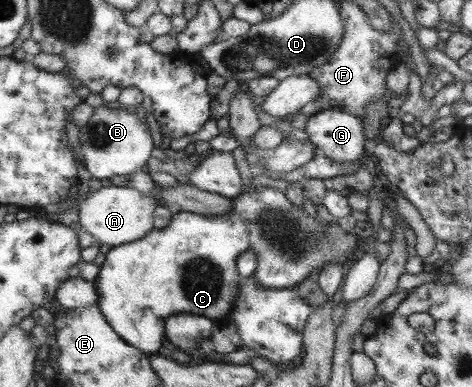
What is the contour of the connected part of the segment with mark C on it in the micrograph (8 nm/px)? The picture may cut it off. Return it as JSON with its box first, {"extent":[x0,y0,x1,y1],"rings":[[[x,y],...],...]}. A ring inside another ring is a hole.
{"extent":[92,186,358,355],"rings":[[[257,186],[251,189],[251,191],[239,193],[237,197],[231,199],[231,211],[225,213],[225,215],[205,216],[189,211],[172,213],[171,221],[169,221],[165,227],[160,229],[152,228],[139,240],[111,247],[107,254],[105,254],[105,260],[103,260],[100,271],[92,281],[95,292],[97,292],[96,307],[103,317],[105,317],[105,321],[107,321],[109,327],[115,331],[115,334],[119,335],[119,338],[123,339],[129,346],[136,348],[146,355],[153,352],[157,353],[160,347],[159,337],[162,335],[164,335],[177,349],[187,351],[189,348],[197,348],[203,341],[206,342],[209,340],[216,323],[224,322],[227,315],[229,315],[229,311],[233,308],[233,301],[237,299],[237,293],[239,293],[240,277],[236,270],[236,257],[239,256],[241,252],[249,250],[249,252],[252,252],[255,256],[256,267],[252,275],[253,279],[255,279],[255,283],[261,285],[261,287],[271,289],[294,288],[303,278],[307,278],[311,270],[323,268],[326,264],[341,266],[343,262],[349,260],[353,255],[353,248],[357,246],[358,240],[358,237],[352,231],[343,227],[343,222],[336,221],[335,223],[329,223],[329,221],[319,219],[318,216],[314,218],[309,217],[302,208],[299,209],[299,207],[295,207],[295,205],[291,204],[291,201],[287,200],[287,197],[279,190],[271,187]]]}

